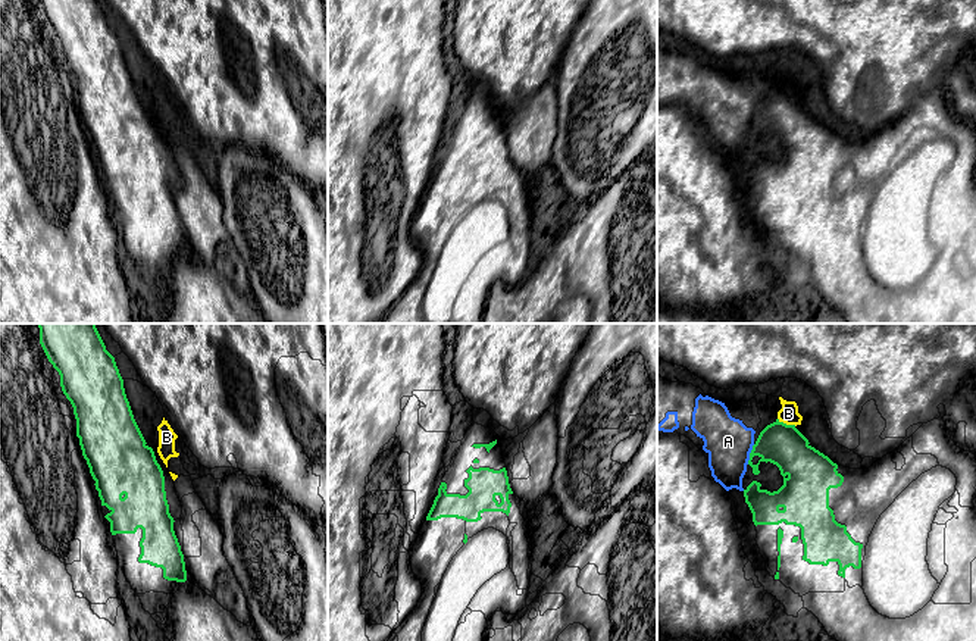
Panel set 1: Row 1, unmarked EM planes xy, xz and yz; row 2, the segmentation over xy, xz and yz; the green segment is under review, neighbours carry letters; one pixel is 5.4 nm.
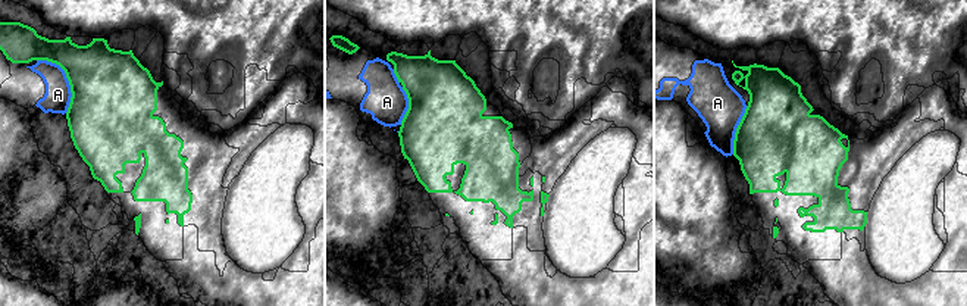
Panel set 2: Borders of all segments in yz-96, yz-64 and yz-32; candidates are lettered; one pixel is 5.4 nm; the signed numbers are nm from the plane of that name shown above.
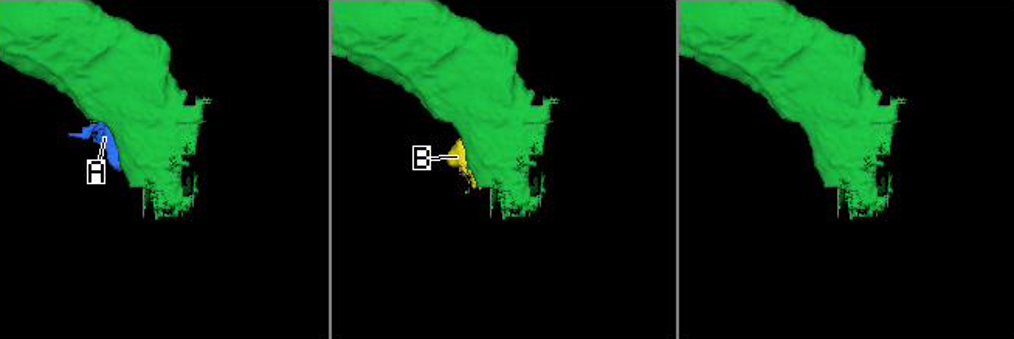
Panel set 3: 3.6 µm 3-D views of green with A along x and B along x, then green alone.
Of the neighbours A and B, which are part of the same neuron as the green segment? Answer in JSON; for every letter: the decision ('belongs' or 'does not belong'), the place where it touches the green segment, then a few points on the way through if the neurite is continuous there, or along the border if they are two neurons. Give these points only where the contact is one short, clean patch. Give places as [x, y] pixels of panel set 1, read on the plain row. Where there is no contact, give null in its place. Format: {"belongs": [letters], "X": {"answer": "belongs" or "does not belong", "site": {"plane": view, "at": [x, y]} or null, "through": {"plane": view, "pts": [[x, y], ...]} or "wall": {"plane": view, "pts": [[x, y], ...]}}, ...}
{"belongs": [], "A": {"answer": "does not belong", "site": {"plane": "yz", "at": [750, 125]}}, "B": {"answer": "does not belong", "site": {"plane": "yz", "at": [785, 94]}}}

